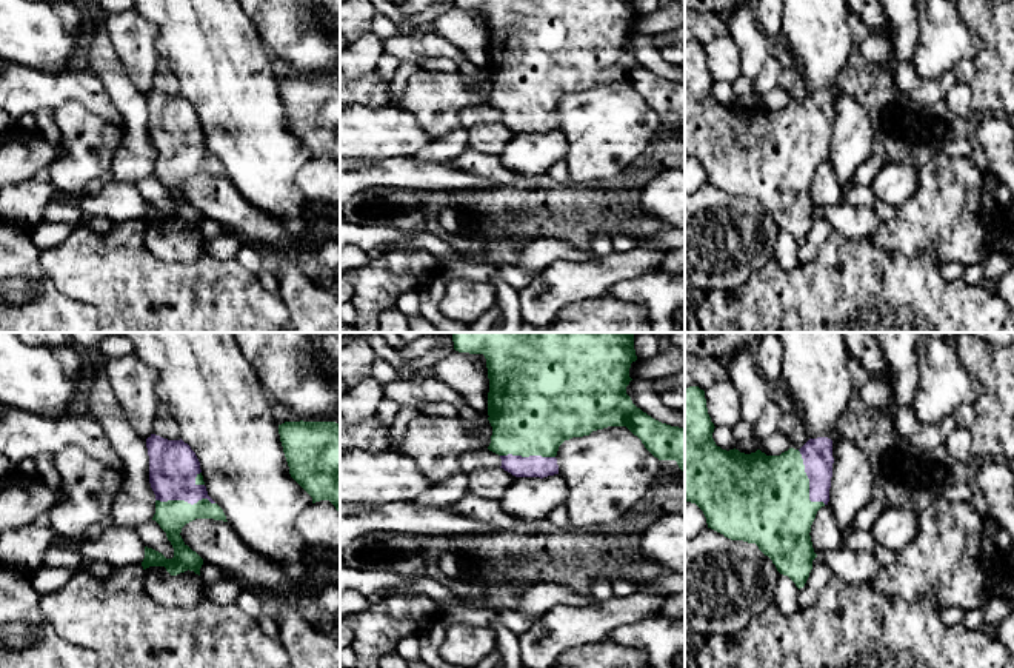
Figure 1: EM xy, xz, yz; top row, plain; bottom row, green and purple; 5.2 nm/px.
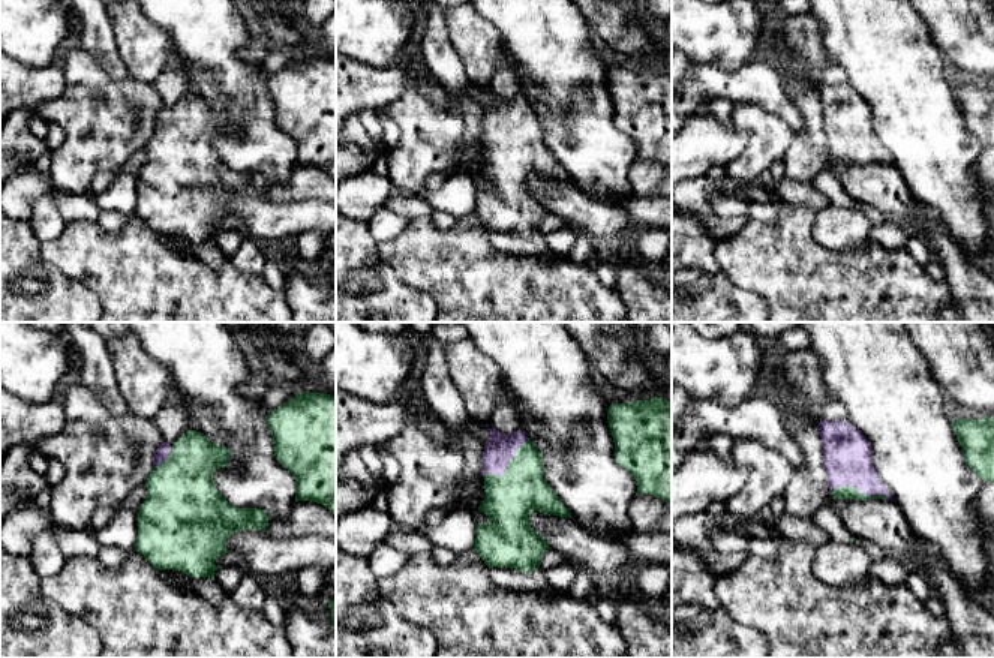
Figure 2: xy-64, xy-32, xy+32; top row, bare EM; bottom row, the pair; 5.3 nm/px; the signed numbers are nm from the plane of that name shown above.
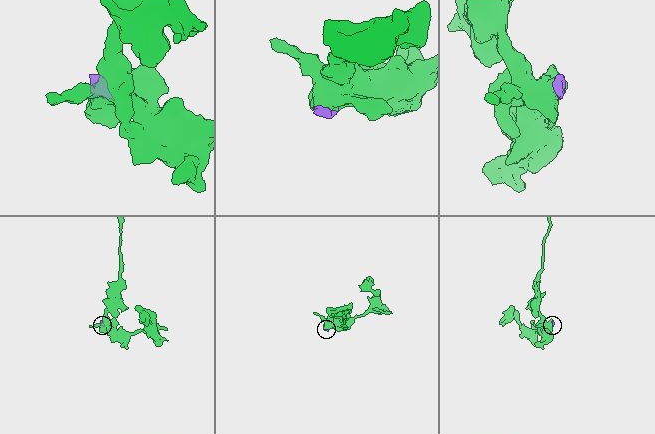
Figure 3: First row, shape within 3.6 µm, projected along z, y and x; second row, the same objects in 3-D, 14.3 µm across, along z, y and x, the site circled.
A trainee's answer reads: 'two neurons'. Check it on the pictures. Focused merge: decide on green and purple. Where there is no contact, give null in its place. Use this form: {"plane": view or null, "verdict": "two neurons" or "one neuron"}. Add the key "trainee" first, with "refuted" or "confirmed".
{"trainee": "refuted", "plane": "yz", "verdict": "one neuron"}

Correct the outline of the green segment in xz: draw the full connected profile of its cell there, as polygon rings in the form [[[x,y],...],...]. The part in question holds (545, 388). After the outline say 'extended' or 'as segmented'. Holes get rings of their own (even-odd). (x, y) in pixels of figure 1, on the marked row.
[[[451,332],[454,349],[459,352],[483,354],[486,359],[489,392],[488,392],[488,420],[492,426],[489,451],[495,453],[502,459],[505,471],[515,477],[548,477],[559,474],[557,451],[559,446],[572,437],[589,436],[592,431],[608,426],[626,426],[634,436],[637,436],[645,448],[659,460],[675,460],[679,468],[685,473],[685,428],[671,426],[662,423],[640,408],[637,408],[631,397],[626,394],[626,386],[632,380],[629,377],[631,363],[637,360],[634,349],[634,332]]]; extended

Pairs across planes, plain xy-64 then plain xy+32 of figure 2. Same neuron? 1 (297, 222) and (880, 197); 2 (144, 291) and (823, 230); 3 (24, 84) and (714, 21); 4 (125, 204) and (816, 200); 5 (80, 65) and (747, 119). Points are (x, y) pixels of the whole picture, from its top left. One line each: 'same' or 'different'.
1: same
2: different
3: different
4: same
5: same

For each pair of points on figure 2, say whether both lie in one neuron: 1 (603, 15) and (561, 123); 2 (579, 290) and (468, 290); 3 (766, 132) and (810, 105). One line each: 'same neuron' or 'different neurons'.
1: different neurons
2: same neuron
3: different neurons

